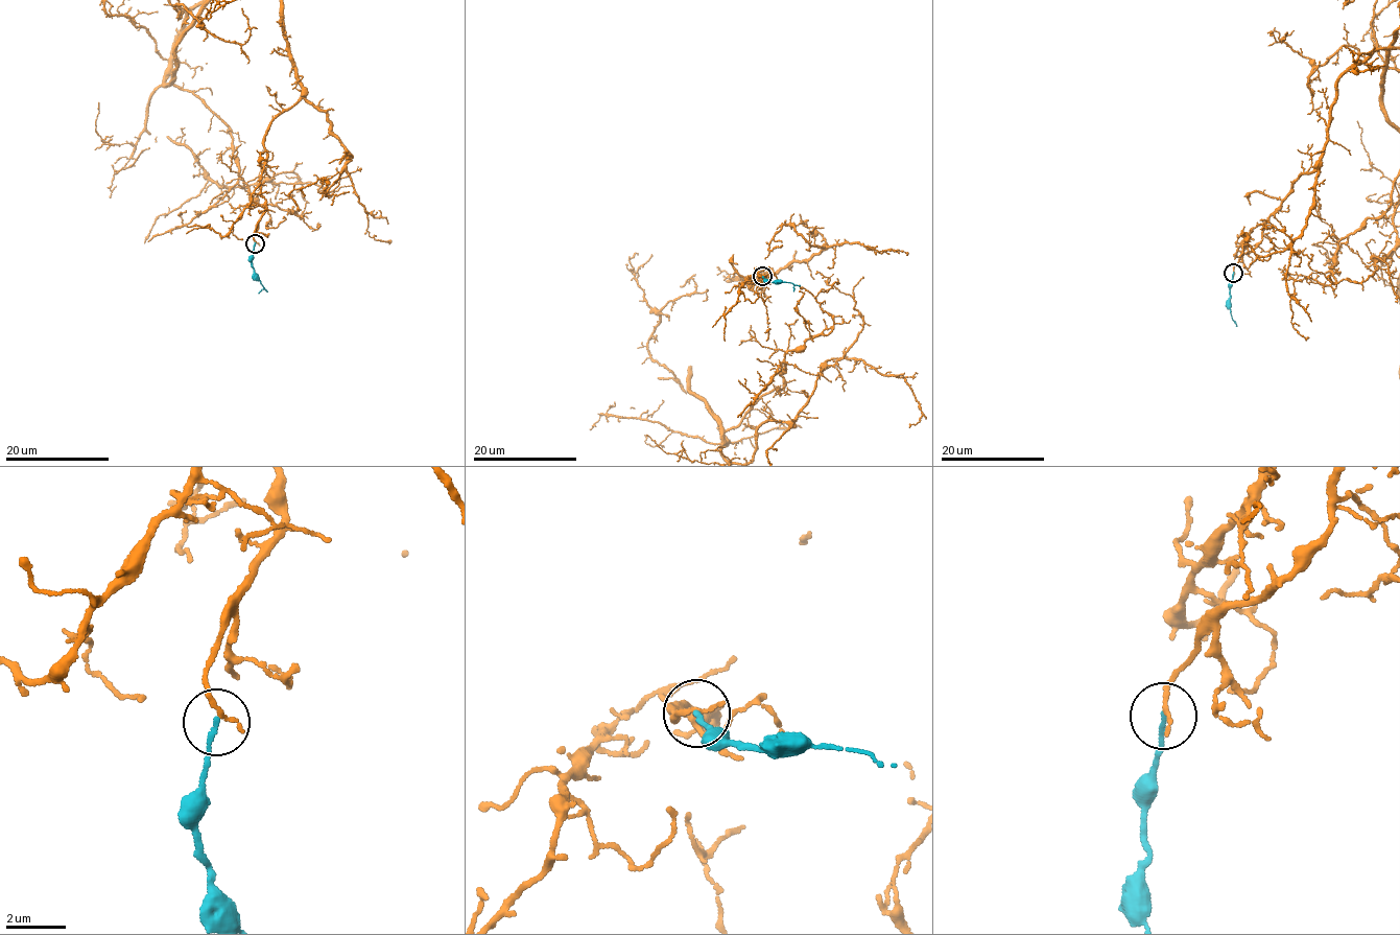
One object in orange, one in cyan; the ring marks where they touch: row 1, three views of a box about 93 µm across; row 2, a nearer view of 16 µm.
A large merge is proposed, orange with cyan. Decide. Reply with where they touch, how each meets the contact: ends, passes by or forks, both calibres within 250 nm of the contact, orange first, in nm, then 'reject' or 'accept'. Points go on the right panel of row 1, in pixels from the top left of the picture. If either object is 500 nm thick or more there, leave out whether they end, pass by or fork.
place (1233, 273); orange ends; cyan ends; calibres 190 and 150 nm; reject

